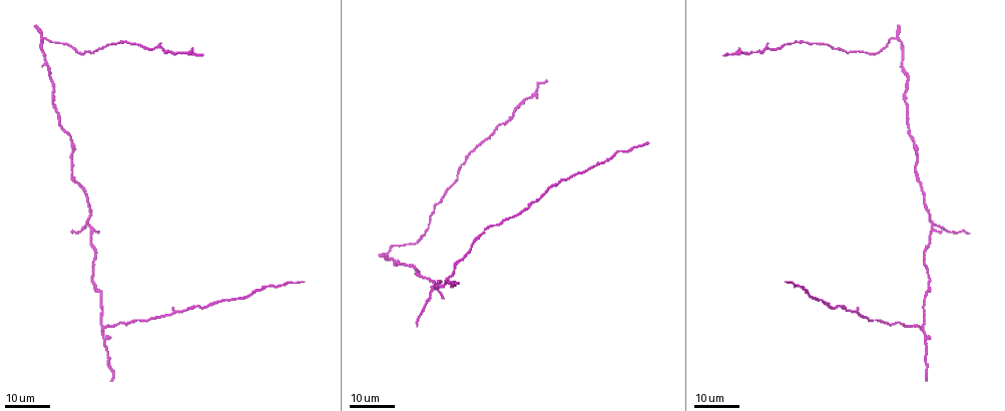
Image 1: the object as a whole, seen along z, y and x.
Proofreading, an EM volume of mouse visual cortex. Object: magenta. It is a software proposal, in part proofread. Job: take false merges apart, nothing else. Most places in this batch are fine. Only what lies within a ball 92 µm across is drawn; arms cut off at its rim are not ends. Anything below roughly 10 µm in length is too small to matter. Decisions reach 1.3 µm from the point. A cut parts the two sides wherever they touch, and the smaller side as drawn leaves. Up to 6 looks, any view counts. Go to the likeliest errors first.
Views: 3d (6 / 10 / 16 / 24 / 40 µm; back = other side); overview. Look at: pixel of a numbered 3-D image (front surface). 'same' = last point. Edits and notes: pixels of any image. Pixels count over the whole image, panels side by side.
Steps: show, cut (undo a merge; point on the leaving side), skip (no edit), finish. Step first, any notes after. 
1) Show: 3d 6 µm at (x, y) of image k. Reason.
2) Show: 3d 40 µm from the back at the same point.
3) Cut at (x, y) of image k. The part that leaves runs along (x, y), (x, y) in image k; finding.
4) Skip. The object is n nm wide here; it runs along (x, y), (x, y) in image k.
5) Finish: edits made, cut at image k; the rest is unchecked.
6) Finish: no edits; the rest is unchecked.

Show: 3d 24 µm at (449, 278) of image 1. Arms part here.

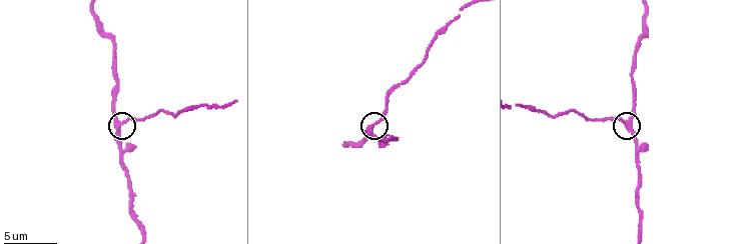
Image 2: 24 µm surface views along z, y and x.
Show: 3d 10 µm at (375, 124) of image 2.

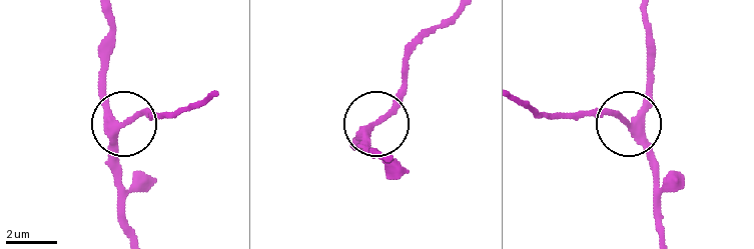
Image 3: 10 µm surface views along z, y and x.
Skip. The object is 260 nm wide here; it runs along (112, 15), (106, 99), (121, 125), (119, 175) in image 3; one neuron here.

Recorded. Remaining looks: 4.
Show: 3d 24 µm at (903, 60) of image 1. Two arms in line, one across.

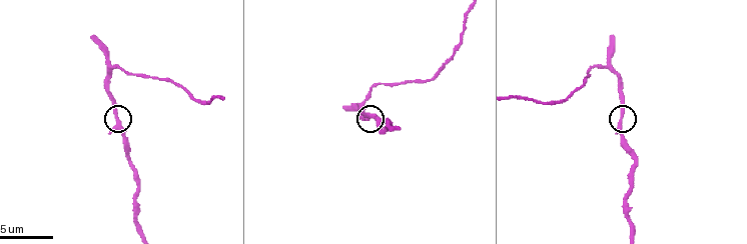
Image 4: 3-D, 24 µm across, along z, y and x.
Show: 3d 6 µm at (117, 120) of image 4.

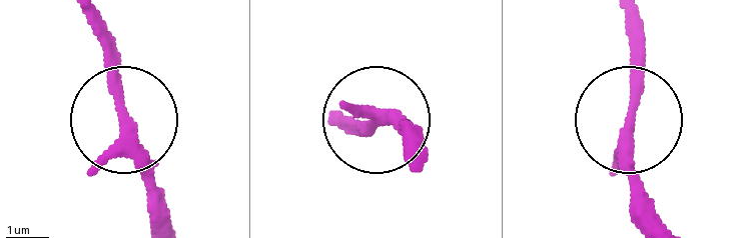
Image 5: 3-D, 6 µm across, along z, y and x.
Skip. It runs along (166, 229), (134, 154), (101, 18) in image 5; continuous, no second neuron.

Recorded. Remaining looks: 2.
Finish: no edits; the rest is unchecked.

